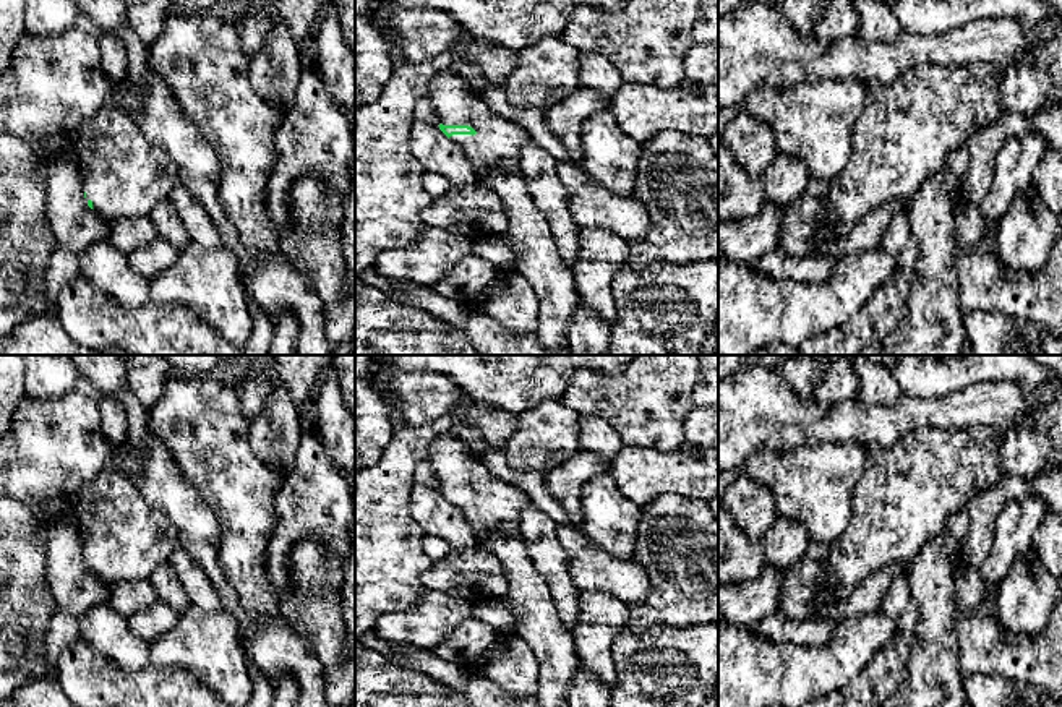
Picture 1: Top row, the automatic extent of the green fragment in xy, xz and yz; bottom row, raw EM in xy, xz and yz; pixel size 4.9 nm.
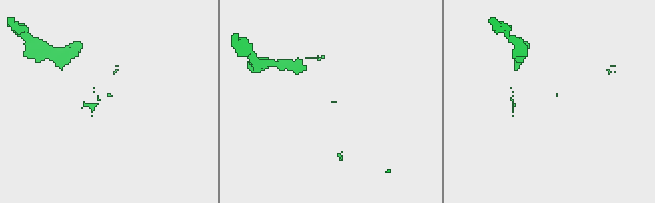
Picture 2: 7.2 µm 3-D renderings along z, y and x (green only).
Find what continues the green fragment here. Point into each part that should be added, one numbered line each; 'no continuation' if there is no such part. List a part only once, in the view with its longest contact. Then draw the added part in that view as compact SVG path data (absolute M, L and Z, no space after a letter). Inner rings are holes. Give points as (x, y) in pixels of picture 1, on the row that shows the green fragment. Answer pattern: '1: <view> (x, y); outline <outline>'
1: xz (498, 140); outline M451 70L436 75L430 83L428 101L443 125L469 125L475 135L452 135L470 161L473 183L485 180L496 167L517 167L520 149L530 139L529 131L517 122L498 115L483 102L472 86Z

